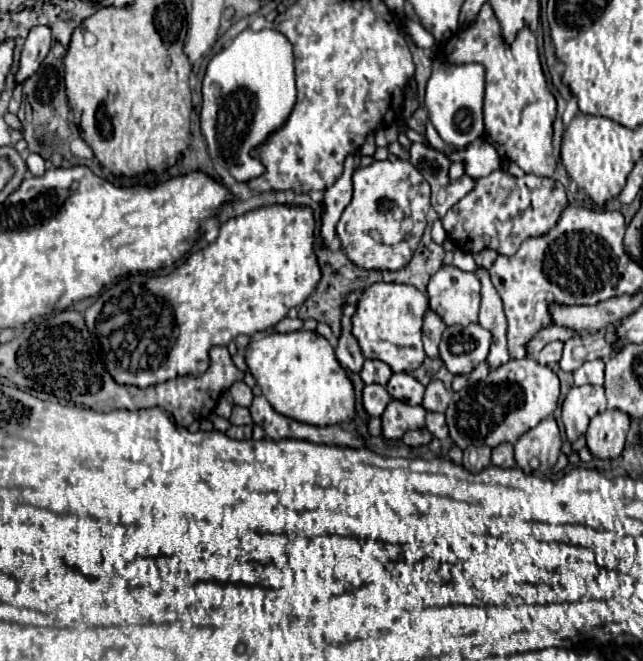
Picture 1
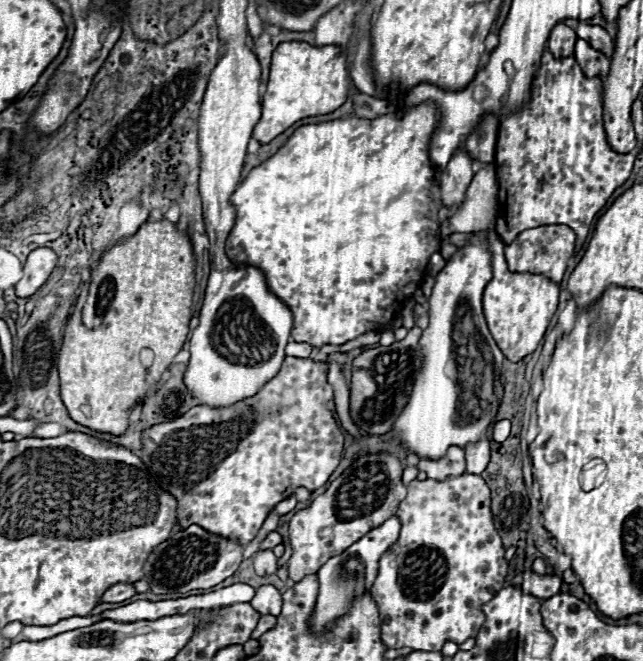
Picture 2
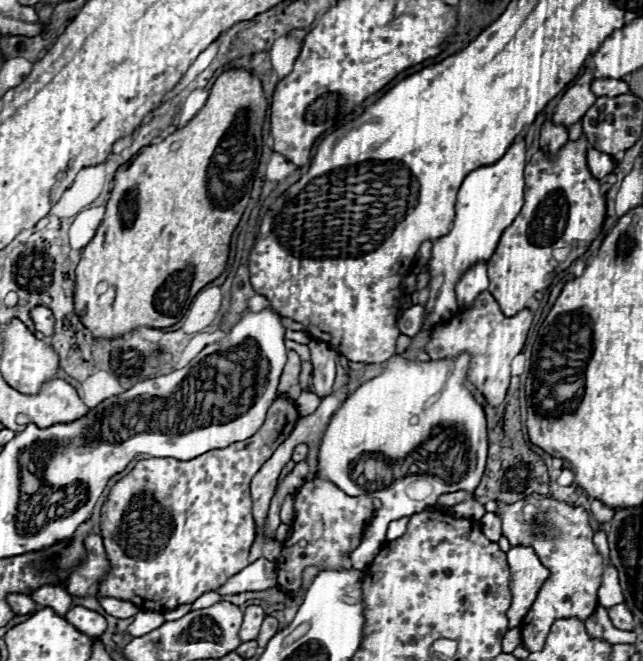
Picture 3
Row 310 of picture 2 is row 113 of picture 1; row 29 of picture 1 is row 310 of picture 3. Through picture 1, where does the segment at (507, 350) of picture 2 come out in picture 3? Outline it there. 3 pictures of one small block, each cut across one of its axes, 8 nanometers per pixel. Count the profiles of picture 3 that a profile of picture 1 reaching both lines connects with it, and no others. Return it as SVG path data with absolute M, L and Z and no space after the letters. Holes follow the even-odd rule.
M482 292L472 306L460 310L454 318L442 324L430 338L426 350L432 360L456 358L460 354L470 356L466 378L480 390L488 406L498 408L510 386L510 360L522 352L526 334L532 326L532 312L522 310L516 316L504 316L490 292Z

